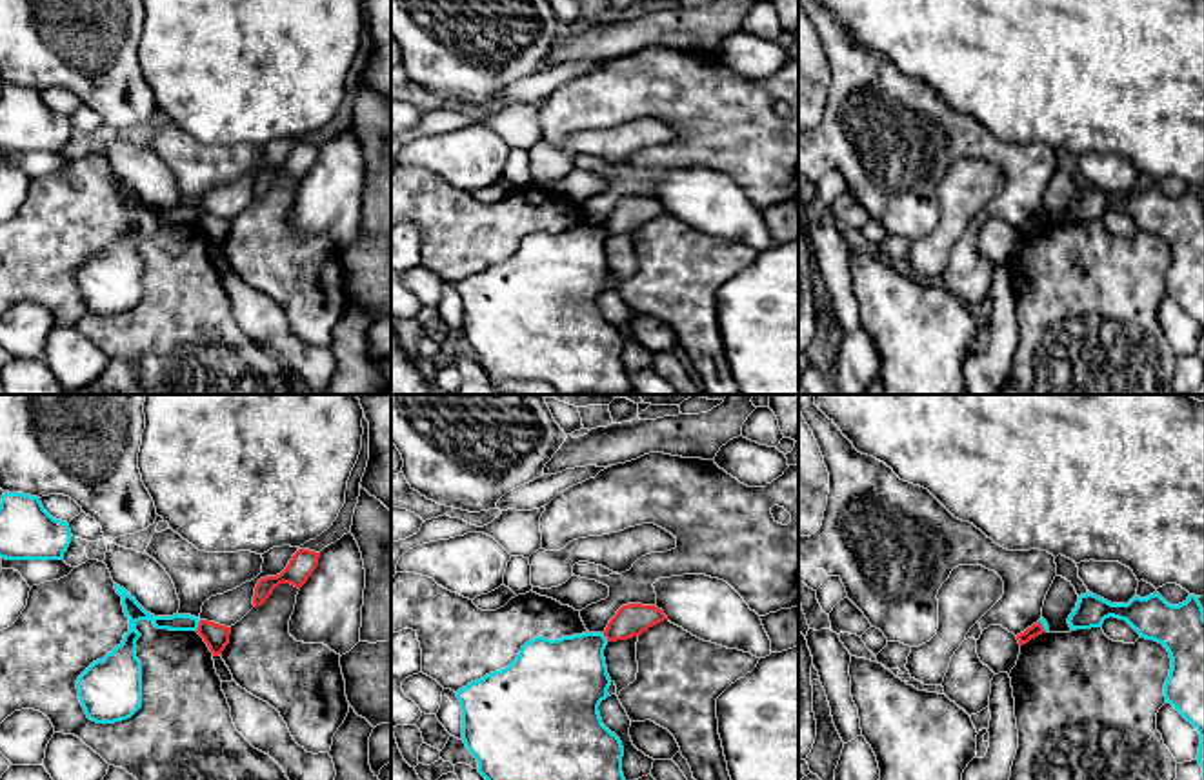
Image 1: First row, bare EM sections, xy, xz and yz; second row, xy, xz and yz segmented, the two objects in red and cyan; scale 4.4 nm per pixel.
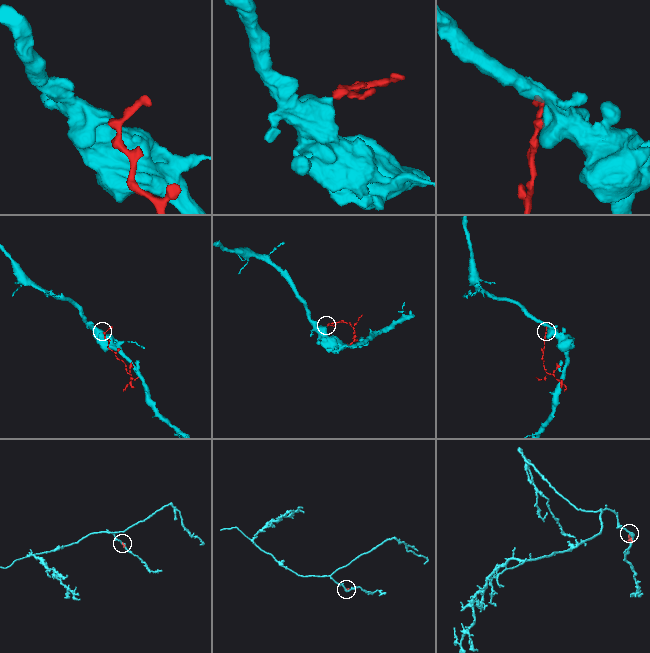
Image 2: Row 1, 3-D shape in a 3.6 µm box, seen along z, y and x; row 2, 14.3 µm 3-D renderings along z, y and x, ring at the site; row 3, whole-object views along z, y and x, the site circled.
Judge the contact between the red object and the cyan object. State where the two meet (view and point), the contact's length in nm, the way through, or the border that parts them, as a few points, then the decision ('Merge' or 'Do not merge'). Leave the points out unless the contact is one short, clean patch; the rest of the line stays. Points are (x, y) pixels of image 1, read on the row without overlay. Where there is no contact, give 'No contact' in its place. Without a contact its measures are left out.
Touches red at xy (199, 219). Shared border 50 nm. Boundary: xy (200, 213), (195, 222). Do not merge

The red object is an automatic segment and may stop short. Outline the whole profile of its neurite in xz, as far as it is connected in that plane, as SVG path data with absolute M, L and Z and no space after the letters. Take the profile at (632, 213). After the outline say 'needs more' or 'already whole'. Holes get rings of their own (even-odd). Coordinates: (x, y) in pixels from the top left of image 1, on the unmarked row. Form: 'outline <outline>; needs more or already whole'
outline M627 196L609 213L604 229L607 235L640 229L649 220L667 213L657 198Z; already whole

